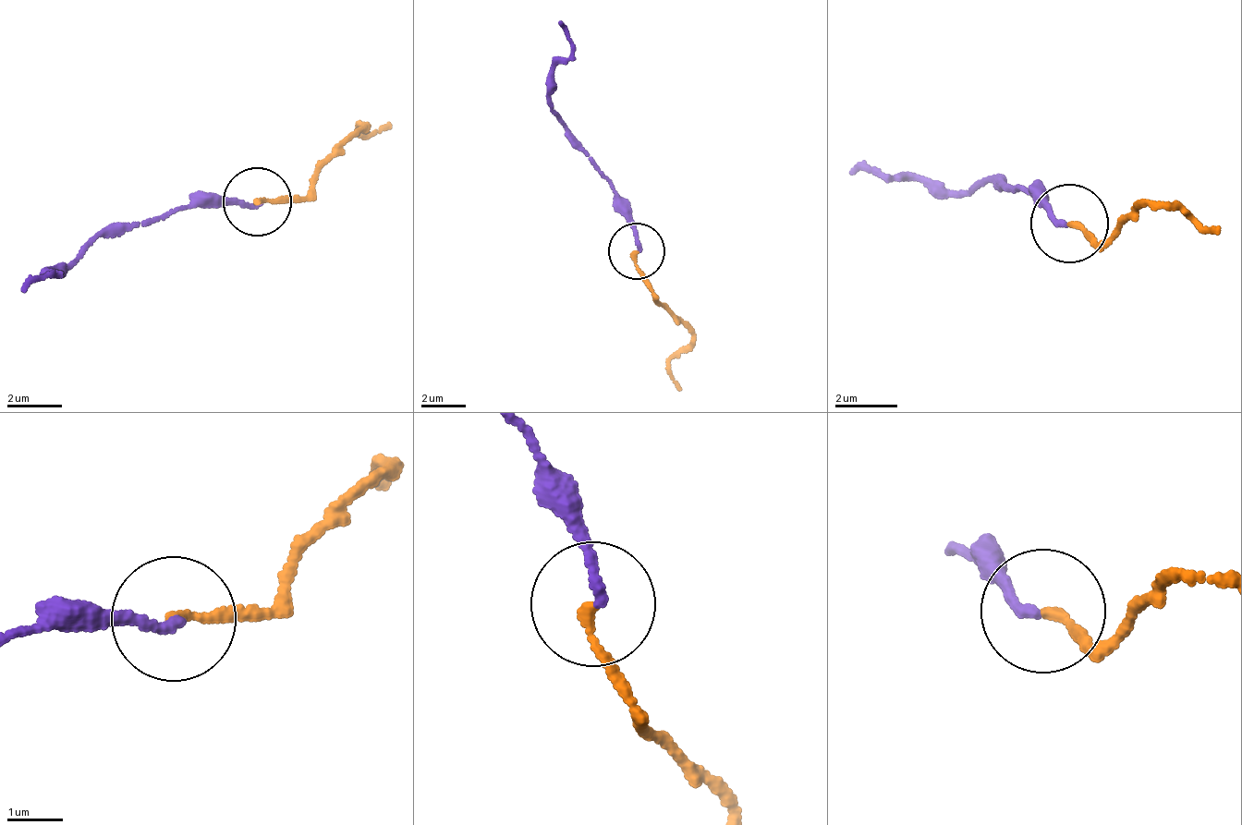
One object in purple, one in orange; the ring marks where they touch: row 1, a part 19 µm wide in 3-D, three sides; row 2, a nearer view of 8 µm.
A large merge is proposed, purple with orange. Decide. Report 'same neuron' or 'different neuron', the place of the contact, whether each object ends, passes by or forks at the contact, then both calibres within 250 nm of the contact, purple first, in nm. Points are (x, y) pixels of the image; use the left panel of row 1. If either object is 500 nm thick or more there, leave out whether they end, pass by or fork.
different neuron; place (257, 201); purple ends; orange ends; calibres 170 and 160 nm

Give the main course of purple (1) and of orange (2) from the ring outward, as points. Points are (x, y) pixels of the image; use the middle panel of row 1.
1: (639, 252), (613, 181), (559, 120), (553, 70), (569, 55), (557, 23)
2: (639, 252), (657, 298), (692, 333), (692, 350), (672, 366), (680, 386)

